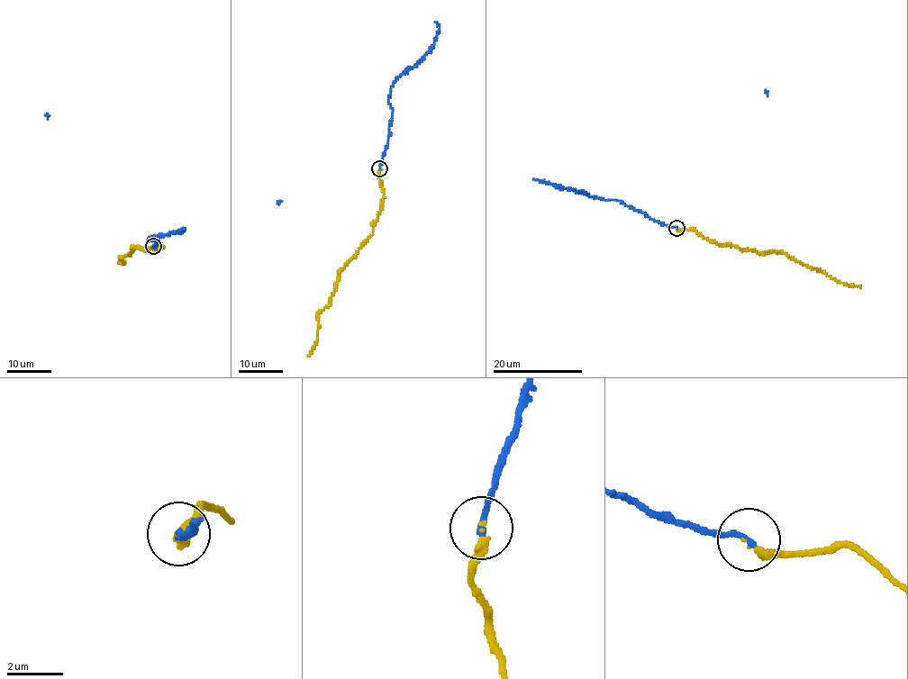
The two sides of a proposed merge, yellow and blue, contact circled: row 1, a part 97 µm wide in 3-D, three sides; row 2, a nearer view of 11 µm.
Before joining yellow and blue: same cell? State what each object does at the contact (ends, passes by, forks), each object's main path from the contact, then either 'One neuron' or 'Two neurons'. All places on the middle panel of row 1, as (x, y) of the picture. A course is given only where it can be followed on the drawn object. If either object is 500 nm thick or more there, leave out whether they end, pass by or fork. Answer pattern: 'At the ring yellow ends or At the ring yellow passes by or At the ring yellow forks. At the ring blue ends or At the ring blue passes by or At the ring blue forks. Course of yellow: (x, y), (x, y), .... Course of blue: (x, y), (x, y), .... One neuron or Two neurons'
At the ring yellow ends. At the ring blue ends. Course of yellow: (379, 168), (377, 178), (384, 195), (373, 232), (339, 273), (330, 302), (318, 314), (318, 335), (307, 356). Course of blue: (379, 168), (389, 133), (390, 89), (435, 41), (439, 31), (435, 22). One neuron

